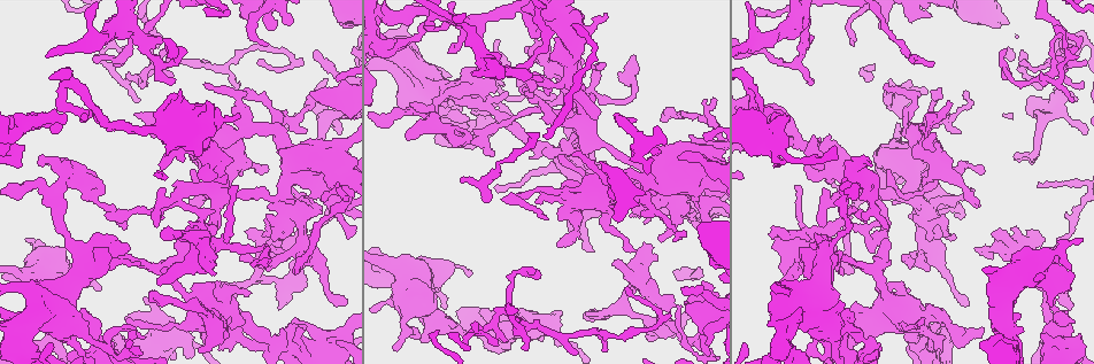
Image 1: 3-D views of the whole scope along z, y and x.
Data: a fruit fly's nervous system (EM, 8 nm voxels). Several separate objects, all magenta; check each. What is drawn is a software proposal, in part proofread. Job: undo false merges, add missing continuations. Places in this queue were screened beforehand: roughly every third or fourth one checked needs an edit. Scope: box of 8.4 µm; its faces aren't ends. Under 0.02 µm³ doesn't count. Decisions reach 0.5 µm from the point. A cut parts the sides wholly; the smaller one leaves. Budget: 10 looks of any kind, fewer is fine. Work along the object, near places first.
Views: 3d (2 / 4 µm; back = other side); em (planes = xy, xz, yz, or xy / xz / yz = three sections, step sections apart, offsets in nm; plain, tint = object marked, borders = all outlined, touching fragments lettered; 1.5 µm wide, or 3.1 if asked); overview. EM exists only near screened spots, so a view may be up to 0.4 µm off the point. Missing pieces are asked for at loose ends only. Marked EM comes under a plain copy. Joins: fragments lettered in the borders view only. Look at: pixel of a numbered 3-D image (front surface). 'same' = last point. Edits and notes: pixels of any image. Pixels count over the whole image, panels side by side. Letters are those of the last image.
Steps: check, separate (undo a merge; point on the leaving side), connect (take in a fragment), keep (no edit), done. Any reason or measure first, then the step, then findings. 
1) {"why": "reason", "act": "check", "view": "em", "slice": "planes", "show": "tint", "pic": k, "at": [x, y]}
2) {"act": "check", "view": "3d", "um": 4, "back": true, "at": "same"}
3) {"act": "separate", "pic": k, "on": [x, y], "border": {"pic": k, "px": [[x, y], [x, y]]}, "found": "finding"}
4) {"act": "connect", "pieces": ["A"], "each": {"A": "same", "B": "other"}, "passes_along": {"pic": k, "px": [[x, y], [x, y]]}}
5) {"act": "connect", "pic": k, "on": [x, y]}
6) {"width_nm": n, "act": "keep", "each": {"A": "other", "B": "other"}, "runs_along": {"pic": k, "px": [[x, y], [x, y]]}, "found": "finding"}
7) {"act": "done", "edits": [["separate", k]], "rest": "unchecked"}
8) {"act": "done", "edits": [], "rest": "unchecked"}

{"act": "check", "view": "em", "slice": "planes", "show": "borders", "pic": 1, "at": [680, 307]}

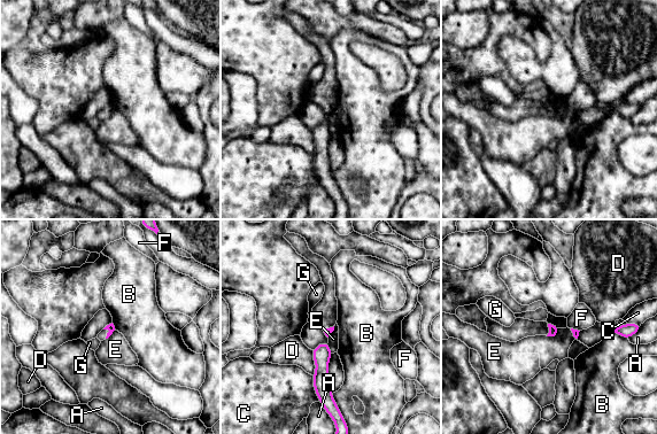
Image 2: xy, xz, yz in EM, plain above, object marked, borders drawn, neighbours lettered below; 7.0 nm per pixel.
{"act": "keep", "each": {"A": "other", "B": "other", "C": "other", "D": "other", "E": "other", "F": "other", "G": "other"}, "border": {"pic": 2, "px": [[557, 328], [554, 335], [546, 335]]}, "found": "none of them fits"}

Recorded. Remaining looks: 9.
{"why": "narrows sharply", "act": "check", "view": "3d", "um": 2, "pic": 1, "at": [264, 245]}

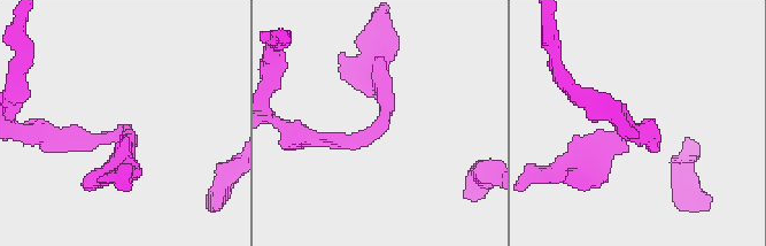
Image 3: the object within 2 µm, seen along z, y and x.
{"why": "now the EM", "act": "check", "view": "em", "slice": "planes", "show": "borders", "pic": 3, "at": [118, 131]}

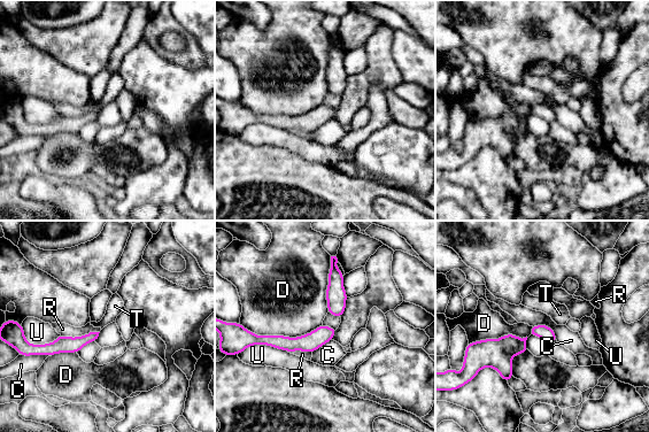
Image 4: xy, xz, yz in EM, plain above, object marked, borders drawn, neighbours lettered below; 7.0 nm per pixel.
{"act": "keep", "each": {"C": "other", "D": "other", "R": "other", "T": "other", "U": "other"}, "border": {"pic": 4, "px": [[322, 323], [295, 337], [246, 329]]}, "found": "continuous, no second cell"}

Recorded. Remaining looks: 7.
{"why": "an open end", "act": "check", "view": "3d", "um": 2, "pic": 1, "at": [474, 73]}

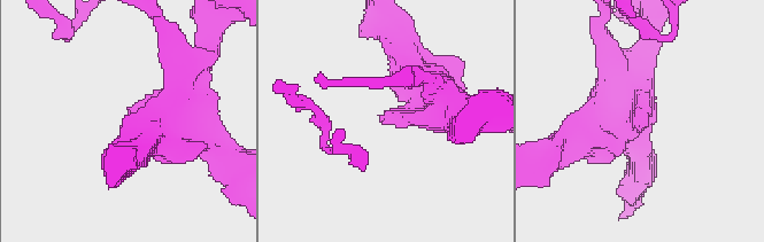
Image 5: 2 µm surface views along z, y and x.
{"act": "check", "view": "em", "slice": "xz", "step": 4, "show": "tint", "pic": 5, "at": [383, 116]}

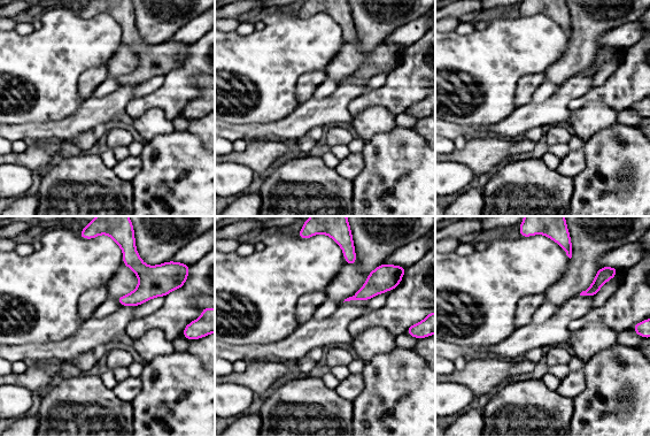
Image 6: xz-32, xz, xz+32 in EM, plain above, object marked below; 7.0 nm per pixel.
{"why": "cut it another way", "act": "check", "view": "em", "slice": "planes", "show": "borders", "at": "same"}

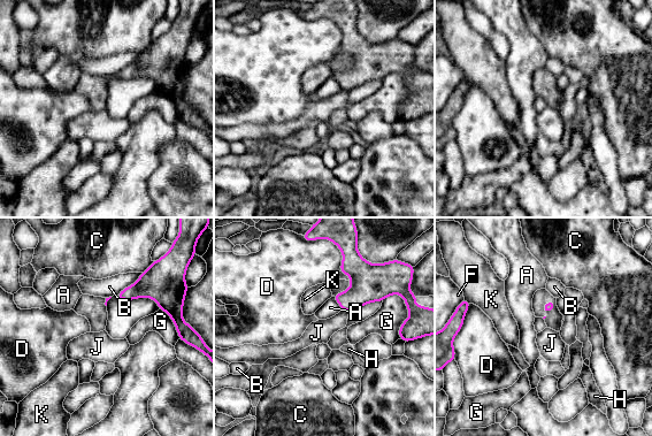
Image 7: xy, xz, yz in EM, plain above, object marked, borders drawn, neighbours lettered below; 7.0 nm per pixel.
{"act": "keep", "each": {"A": "other", "B": "other", "C": "other", "D": "other", "F": "other", "G": "other", "H": "other", "J": "other", "K": "other"}, "found": "no lettered fragment goes on from it"}

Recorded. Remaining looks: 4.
{"why": "an open end", "act": "check", "view": "em", "slice": "xy", "step": 4, "show": "borders", "pic": 1, "at": [1048, 318]}

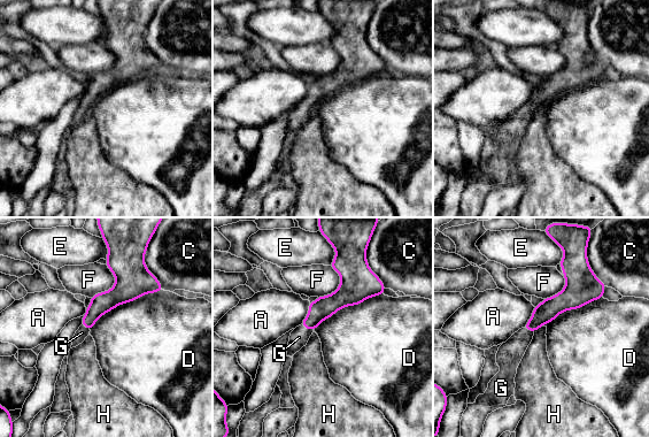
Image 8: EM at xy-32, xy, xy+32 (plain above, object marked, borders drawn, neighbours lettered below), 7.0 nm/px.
{"why": "another direction", "act": "check", "view": "em", "slice": "planes", "show": "borders", "at": "same"}

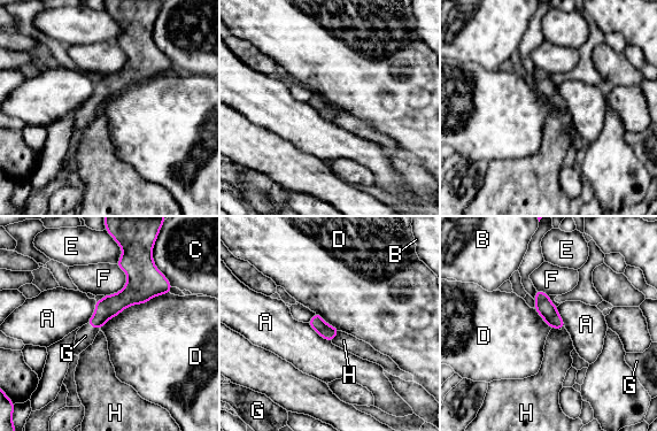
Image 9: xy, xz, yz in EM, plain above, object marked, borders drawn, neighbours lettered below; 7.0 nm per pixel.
{"act": "connect", "pieces": ["G"], "each": {"A": "other", "B": "other", "C": "other", "D": "other", "E": "other", "F": "other", "G": "same", "H": "other"}, "found": "the cell continues"}

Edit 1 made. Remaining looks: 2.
{"act": "done", "edits": [["connect", 9]], "rest": "unchecked"}

